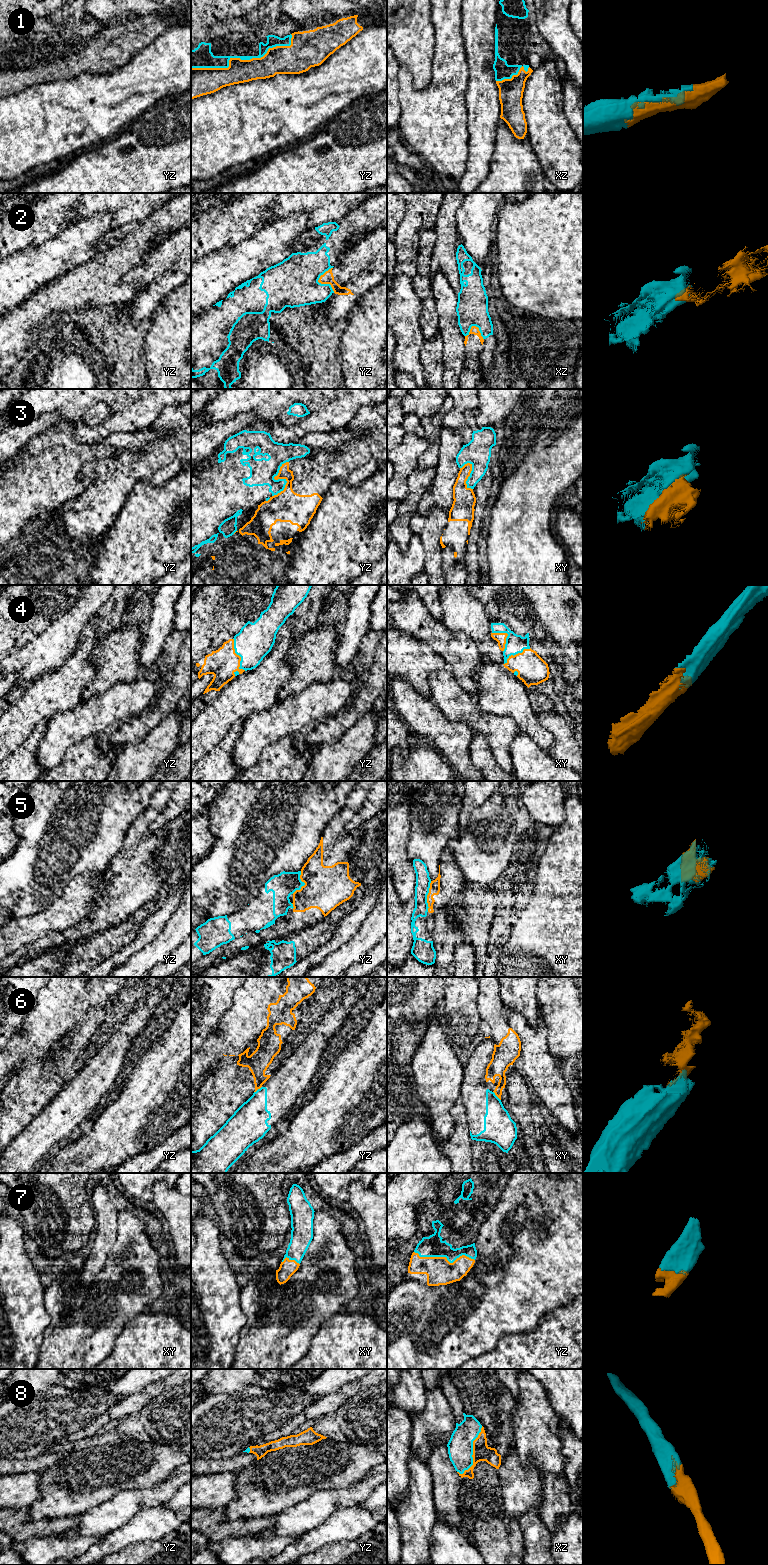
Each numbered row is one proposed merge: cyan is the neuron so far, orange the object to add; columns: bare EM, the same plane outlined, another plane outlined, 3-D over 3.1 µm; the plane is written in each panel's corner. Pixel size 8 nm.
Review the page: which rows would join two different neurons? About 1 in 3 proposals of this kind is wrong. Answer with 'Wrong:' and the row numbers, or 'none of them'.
Wrong: 2, 3, 5, 6

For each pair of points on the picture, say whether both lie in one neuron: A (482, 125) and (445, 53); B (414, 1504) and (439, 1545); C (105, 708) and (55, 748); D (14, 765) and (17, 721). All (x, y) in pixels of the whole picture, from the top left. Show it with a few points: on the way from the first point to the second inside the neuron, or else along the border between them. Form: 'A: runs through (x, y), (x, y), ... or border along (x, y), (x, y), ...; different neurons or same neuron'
A: border along (468, 70), (466, 117); different neurons
B: border along (438, 1517), (431, 1533), (430, 1554); different neurons
C: runs through (93, 715), (82, 721), (67, 736); same neuron
D: border along (30, 732), (10, 755); different neurons

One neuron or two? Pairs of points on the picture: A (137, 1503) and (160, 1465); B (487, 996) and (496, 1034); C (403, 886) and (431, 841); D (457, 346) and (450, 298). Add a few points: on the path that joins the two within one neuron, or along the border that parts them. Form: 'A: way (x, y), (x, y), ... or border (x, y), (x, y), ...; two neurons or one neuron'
A: border (168, 1476), (149, 1487), (124, 1490); two neurons
B: way (490, 1005), (496, 1014), (496, 1025); one neuron
C: border (408, 837), (407, 855), (412, 861); two neurons
D: way (452, 334), (448, 328), (448, 310); one neuron

